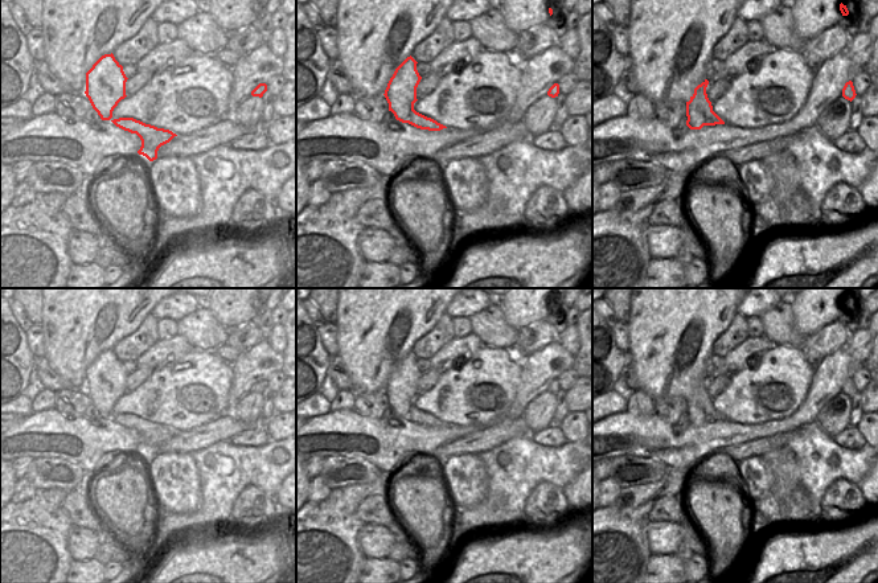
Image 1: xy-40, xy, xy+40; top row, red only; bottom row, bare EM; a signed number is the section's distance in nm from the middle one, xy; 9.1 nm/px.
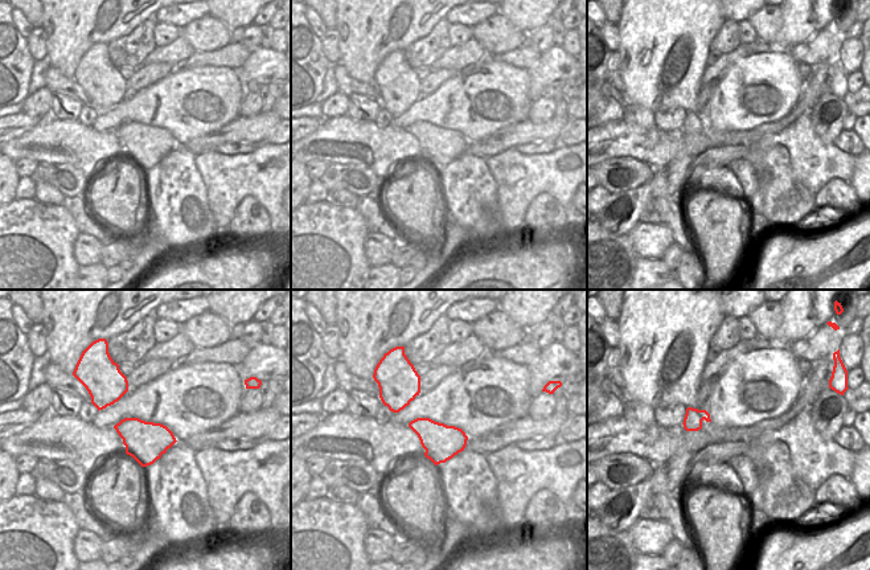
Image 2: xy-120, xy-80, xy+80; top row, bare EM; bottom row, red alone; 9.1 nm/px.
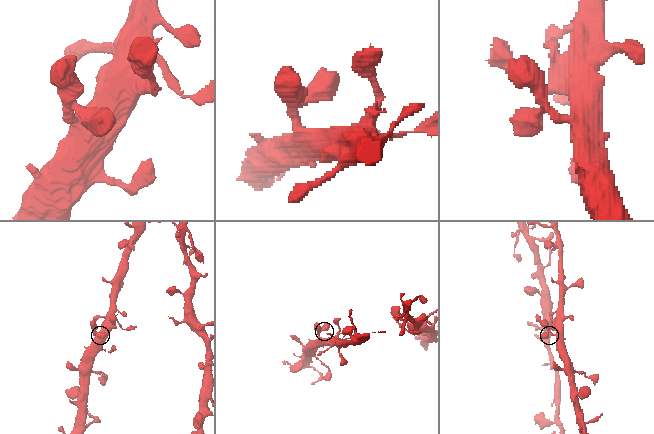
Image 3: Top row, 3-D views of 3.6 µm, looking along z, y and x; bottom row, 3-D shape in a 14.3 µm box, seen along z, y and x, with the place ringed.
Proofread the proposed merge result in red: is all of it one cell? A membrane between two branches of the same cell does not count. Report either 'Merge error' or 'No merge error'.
No merge error.

